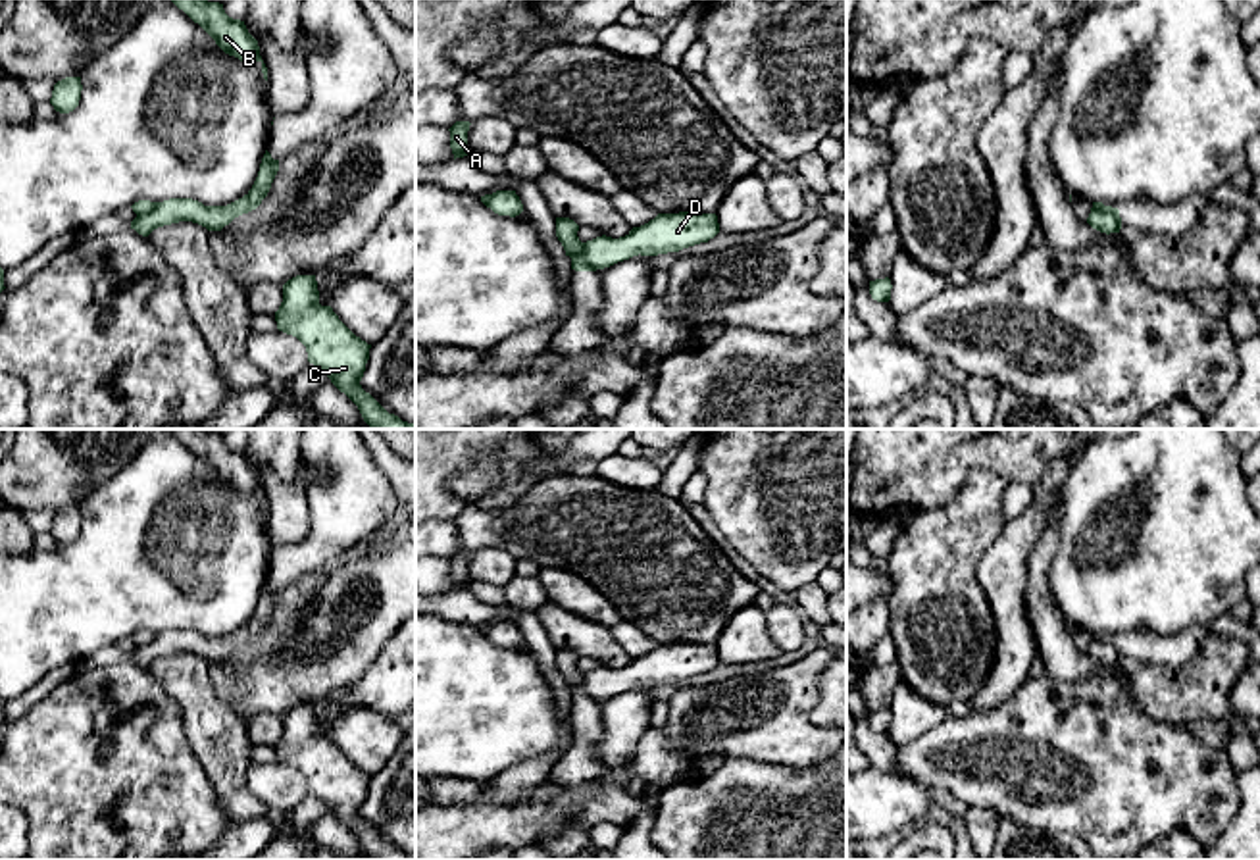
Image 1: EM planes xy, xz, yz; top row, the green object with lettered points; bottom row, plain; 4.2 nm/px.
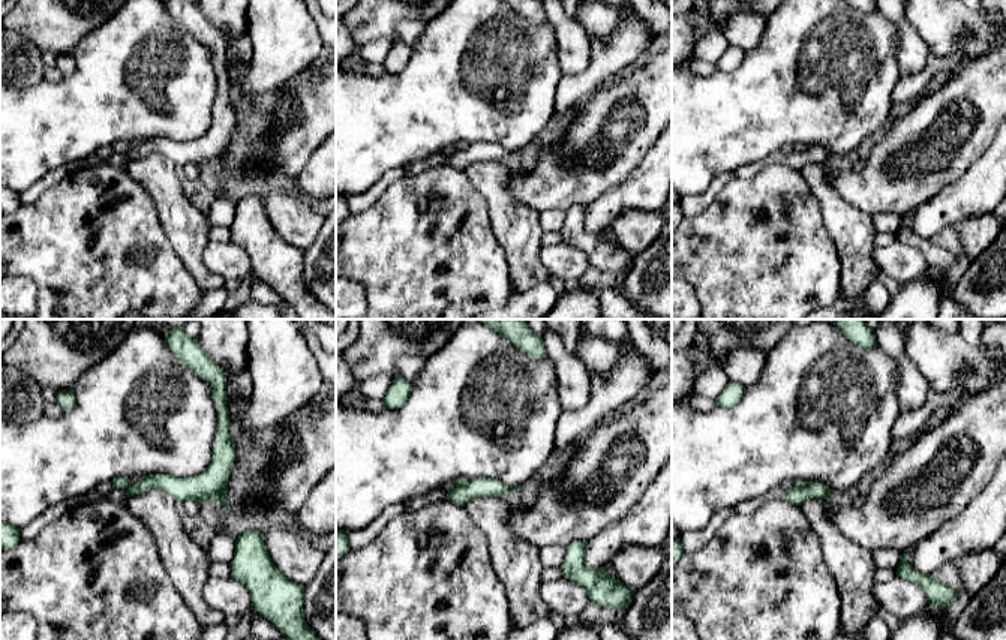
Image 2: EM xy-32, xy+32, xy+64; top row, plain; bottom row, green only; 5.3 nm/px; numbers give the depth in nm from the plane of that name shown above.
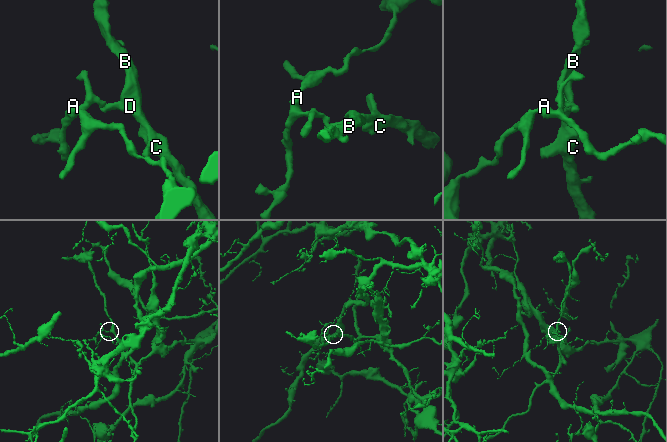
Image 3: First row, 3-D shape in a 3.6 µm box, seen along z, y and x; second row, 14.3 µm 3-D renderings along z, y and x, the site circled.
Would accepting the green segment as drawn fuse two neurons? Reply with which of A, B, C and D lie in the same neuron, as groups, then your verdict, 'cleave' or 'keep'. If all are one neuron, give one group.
A / B C D | cleave

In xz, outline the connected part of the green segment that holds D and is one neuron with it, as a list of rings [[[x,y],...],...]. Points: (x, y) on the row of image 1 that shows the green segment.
[[[679,212],[658,214],[641,227],[633,227],[625,237],[596,237],[581,244],[581,252],[571,258],[571,269],[596,271],[633,256],[658,256],[708,242],[719,233],[716,214]]]

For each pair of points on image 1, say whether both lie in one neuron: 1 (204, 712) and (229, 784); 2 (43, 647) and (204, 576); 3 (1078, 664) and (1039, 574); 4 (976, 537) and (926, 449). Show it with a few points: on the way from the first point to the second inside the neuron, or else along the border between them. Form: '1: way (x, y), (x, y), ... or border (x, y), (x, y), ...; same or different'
1: way (214, 730), (224, 749), (226, 766); same
2: way (83, 607), (120, 576), (164, 576); same
3: way (1055, 641), (1039, 597); same
4: border (993, 472), (974, 470), (947, 503), (933, 508); different

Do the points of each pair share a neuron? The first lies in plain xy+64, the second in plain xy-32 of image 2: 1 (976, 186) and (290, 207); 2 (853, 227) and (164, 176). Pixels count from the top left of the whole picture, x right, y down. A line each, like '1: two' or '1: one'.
1: two
2: one

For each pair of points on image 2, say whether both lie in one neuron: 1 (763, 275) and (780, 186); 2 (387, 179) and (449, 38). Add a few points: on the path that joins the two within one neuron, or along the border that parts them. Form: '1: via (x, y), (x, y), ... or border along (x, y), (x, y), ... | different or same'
1: via (763, 252), (763, 237), (774, 209) | same
2: border along (404, 168), (386, 171), (362, 192) | different

